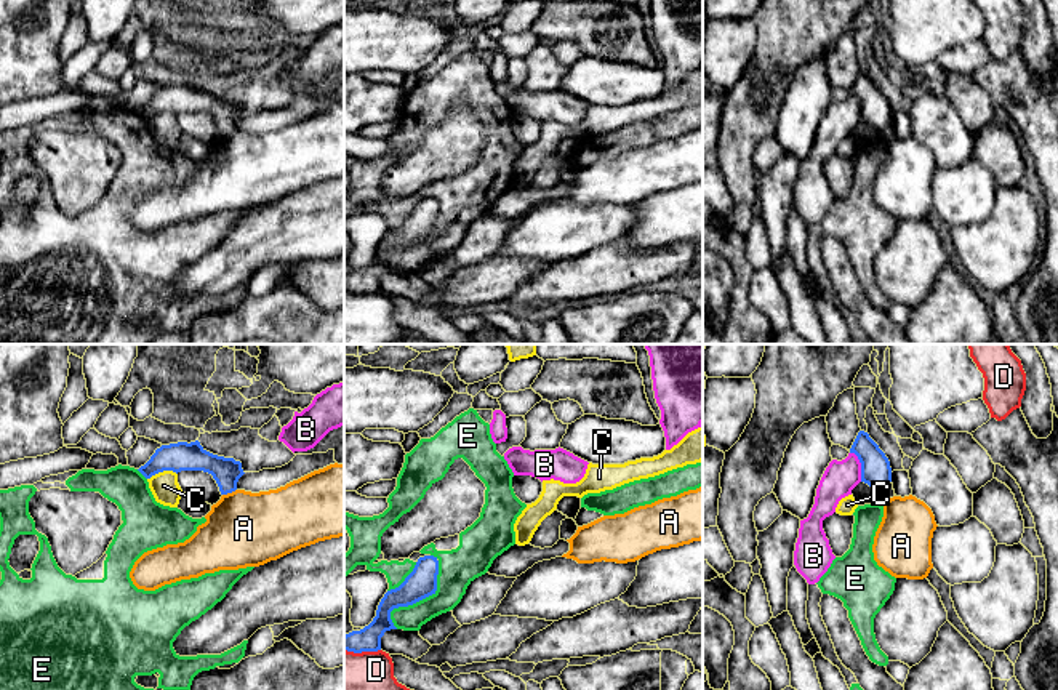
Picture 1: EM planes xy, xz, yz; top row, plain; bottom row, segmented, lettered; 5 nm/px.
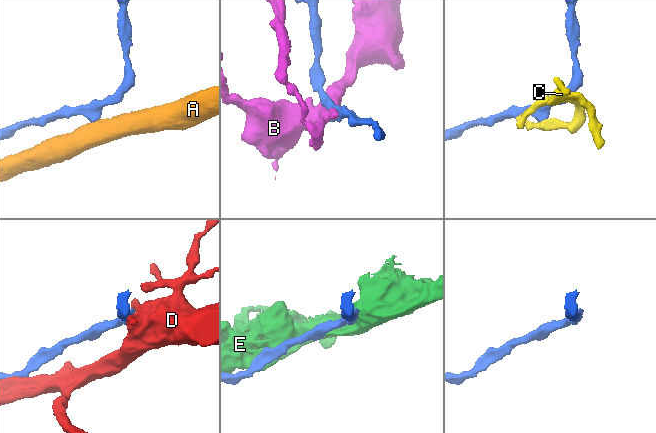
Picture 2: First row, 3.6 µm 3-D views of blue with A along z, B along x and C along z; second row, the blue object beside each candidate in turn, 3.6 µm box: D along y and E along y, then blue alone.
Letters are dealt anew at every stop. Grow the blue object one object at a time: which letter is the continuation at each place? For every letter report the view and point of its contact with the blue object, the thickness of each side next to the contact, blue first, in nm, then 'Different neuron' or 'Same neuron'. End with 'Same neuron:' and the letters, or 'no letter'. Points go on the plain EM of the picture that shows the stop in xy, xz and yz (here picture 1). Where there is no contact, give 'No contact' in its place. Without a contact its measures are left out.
A: Touches blue at xy (229, 133). Thickness 140 nm (blue) against 380 nm. Different neuron
B: Touches blue at yz (861, 108). Thickness 150 nm (blue) against 170 nm. Different neuron
C: Touches blue at xy (162, 112). Thickness 140 nm (blue) against 140 nm. Different neuron
D: Touches blue at xz (362, 292). Thickness 130 nm (blue) against 460 nm. Different neuron
E: Touches blue at xz (420, 240). Thickness 150 nm (blue) against 190 nm. Different neuron
Same neuron: no letter

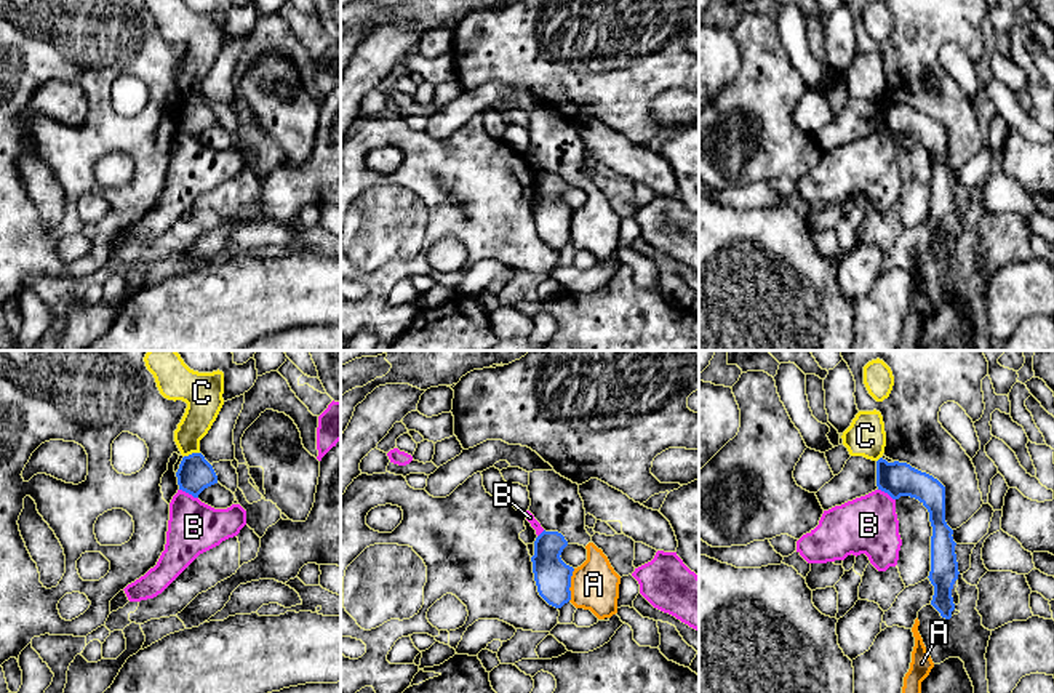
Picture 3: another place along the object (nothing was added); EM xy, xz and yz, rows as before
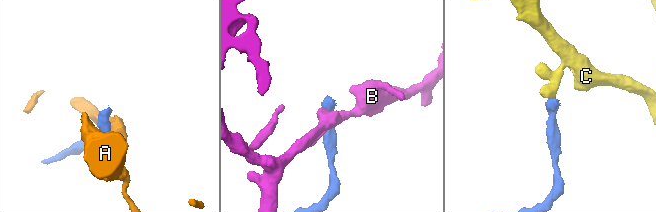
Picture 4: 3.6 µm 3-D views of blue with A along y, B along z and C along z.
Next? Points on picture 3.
A: Touches blue at xz (570, 226). Thickness 180 nm (blue) against 240 nm. Different neuron
B: Touches blue at xy (189, 135). Thickness 170 nm (blue) against 260 nm. Different neuron
C: Touches blue at xy (192, 95). Thickness 170 nm (blue) against 170 nm. Different neuron
Same neuron: no letter

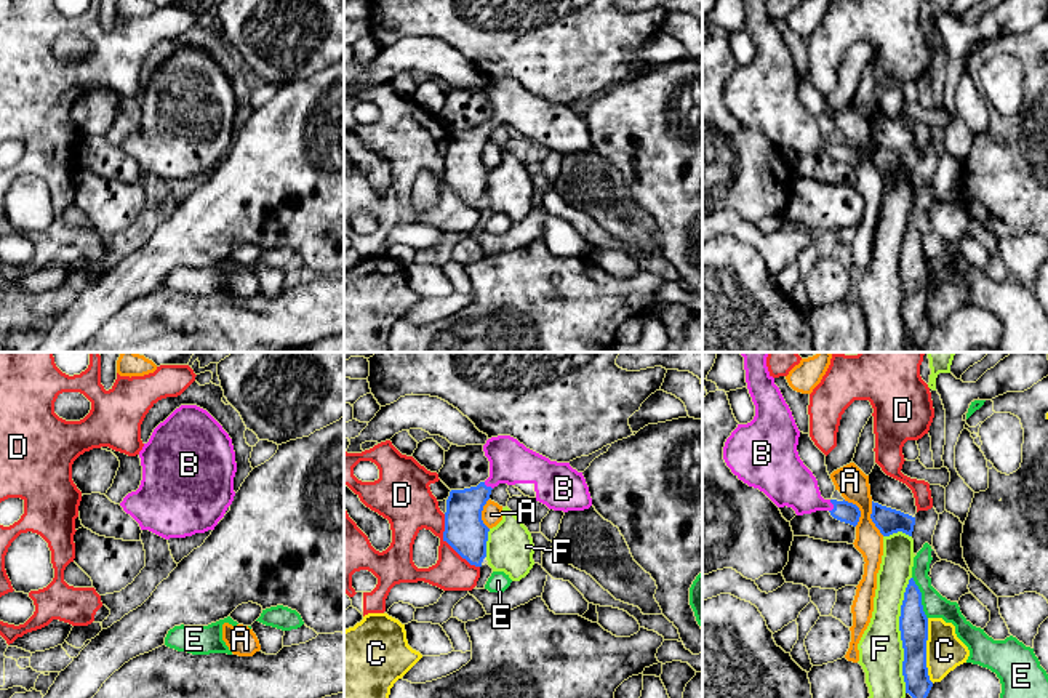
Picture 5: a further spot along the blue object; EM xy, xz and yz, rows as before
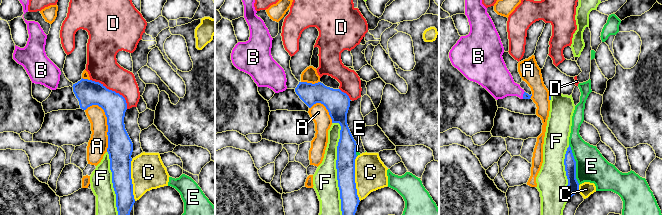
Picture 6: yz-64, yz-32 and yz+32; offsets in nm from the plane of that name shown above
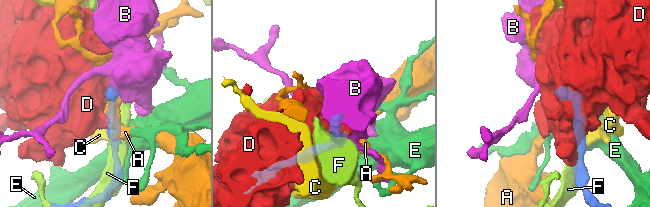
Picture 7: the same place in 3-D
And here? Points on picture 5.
A: Touches blue at yz (871, 159). Thickness 130 nm (blue) against 160 nm. Different neuron
B: Touches blue at yz (834, 148). Thickness 110 nm (blue) against 220 nm. Same neuron
C: Touches blue at yz (925, 292). Thickness 140 nm (blue) against 190 nm. Different neuron
D: Touches blue at xz (450, 186). Thickness 200 nm (blue) against 220 nm. Different neuron
E: Touches blue at yz (920, 239). Thickness 140 nm (blue) against 120 nm. Different neuron
F: Touches blue at yz (901, 276). Thickness 140 nm (blue) against 220 nm. Different neuron
Same neuron: B

